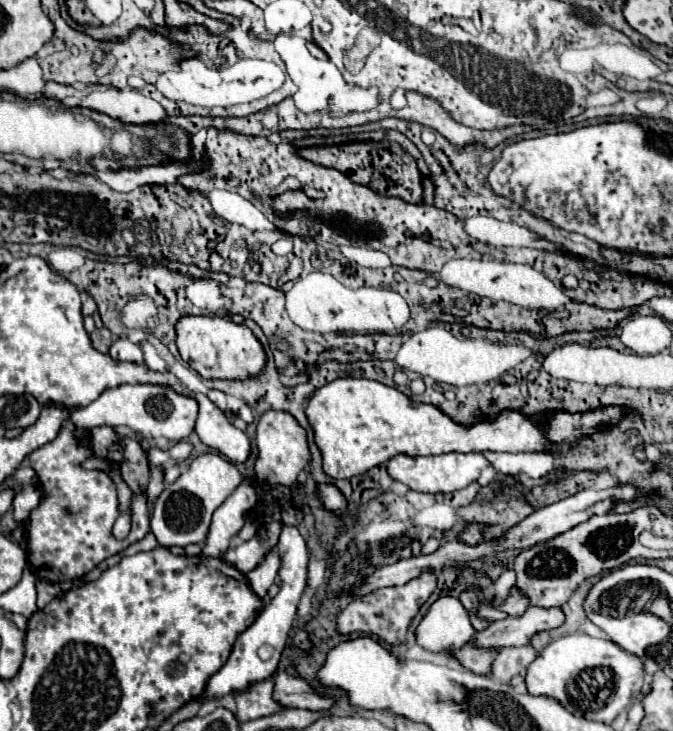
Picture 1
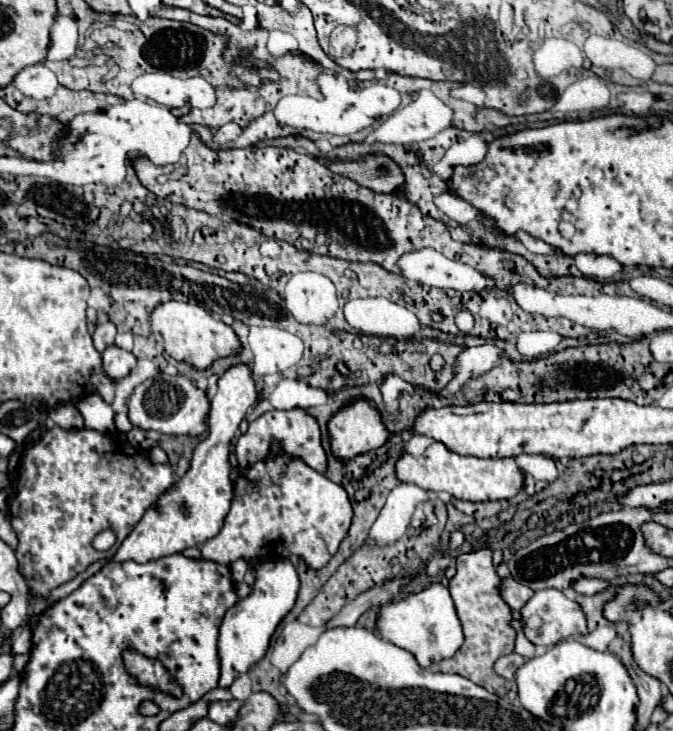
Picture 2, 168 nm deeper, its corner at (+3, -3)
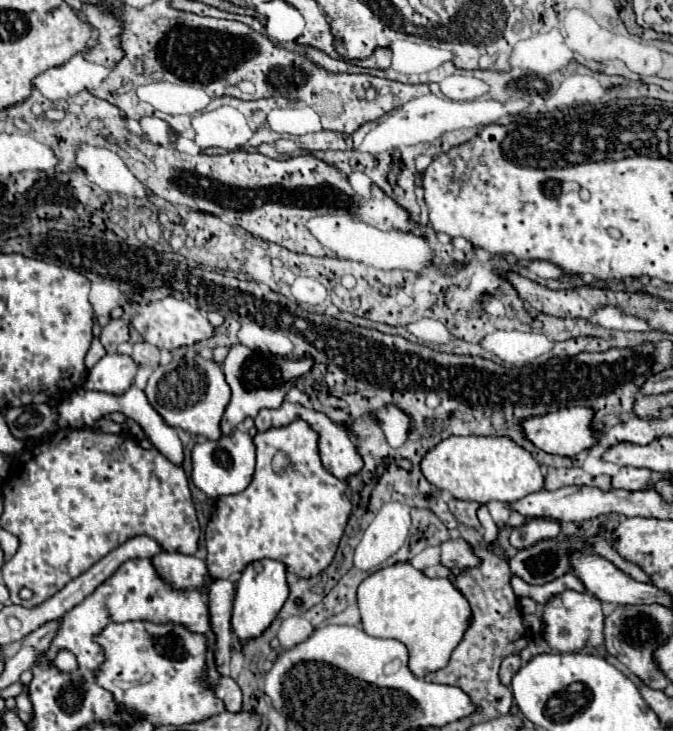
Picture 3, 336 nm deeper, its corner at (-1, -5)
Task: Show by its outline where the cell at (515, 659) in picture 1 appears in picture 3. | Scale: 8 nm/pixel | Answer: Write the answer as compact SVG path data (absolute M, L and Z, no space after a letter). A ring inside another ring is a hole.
M509 655L509 657L505 657L503 663L501 663L499 681L509 687L511 679L513 679L513 675L519 671L519 667L521 667L521 657L519 657L519 655Z

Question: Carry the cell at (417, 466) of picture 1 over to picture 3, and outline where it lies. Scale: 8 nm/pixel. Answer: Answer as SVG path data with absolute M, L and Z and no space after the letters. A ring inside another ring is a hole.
M449 437L425 455L421 461L421 471L437 489L449 491L457 499L475 501L481 505L489 501L511 503L529 493L541 491L545 485L541 465L511 437Z

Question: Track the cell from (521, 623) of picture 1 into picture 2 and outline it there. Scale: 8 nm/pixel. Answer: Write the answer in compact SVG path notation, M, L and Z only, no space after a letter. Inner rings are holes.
M557 589L537 591L527 601L527 605L521 609L521 625L523 625L525 637L533 645L541 645L541 647L551 647L551 645L555 645L563 639L569 639L569 637L579 639L587 631L587 621L585 621L585 615L583 615L581 607Z

